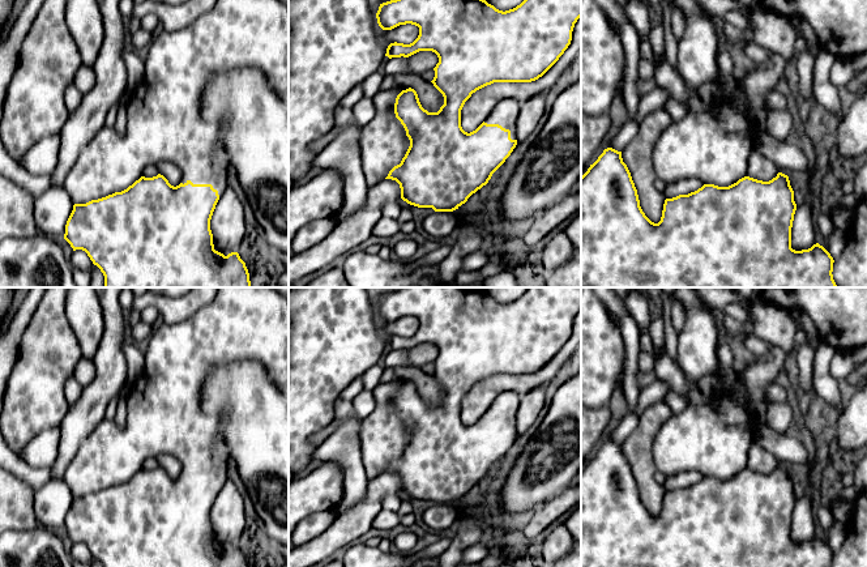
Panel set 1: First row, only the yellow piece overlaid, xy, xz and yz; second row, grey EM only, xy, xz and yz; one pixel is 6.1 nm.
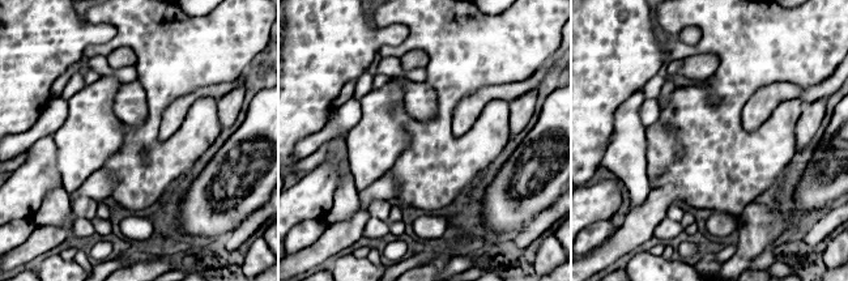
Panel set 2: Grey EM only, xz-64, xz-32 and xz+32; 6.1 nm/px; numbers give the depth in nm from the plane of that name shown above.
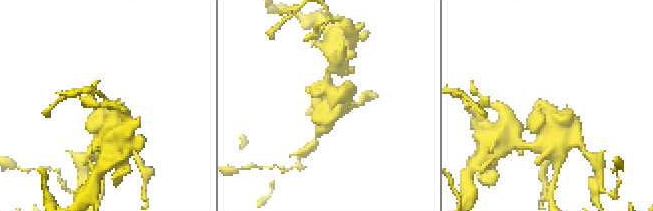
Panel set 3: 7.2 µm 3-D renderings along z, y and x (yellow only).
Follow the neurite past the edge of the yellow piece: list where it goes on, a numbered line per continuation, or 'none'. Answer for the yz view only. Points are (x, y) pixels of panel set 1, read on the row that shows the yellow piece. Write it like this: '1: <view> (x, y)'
1: yz (713, 145)

